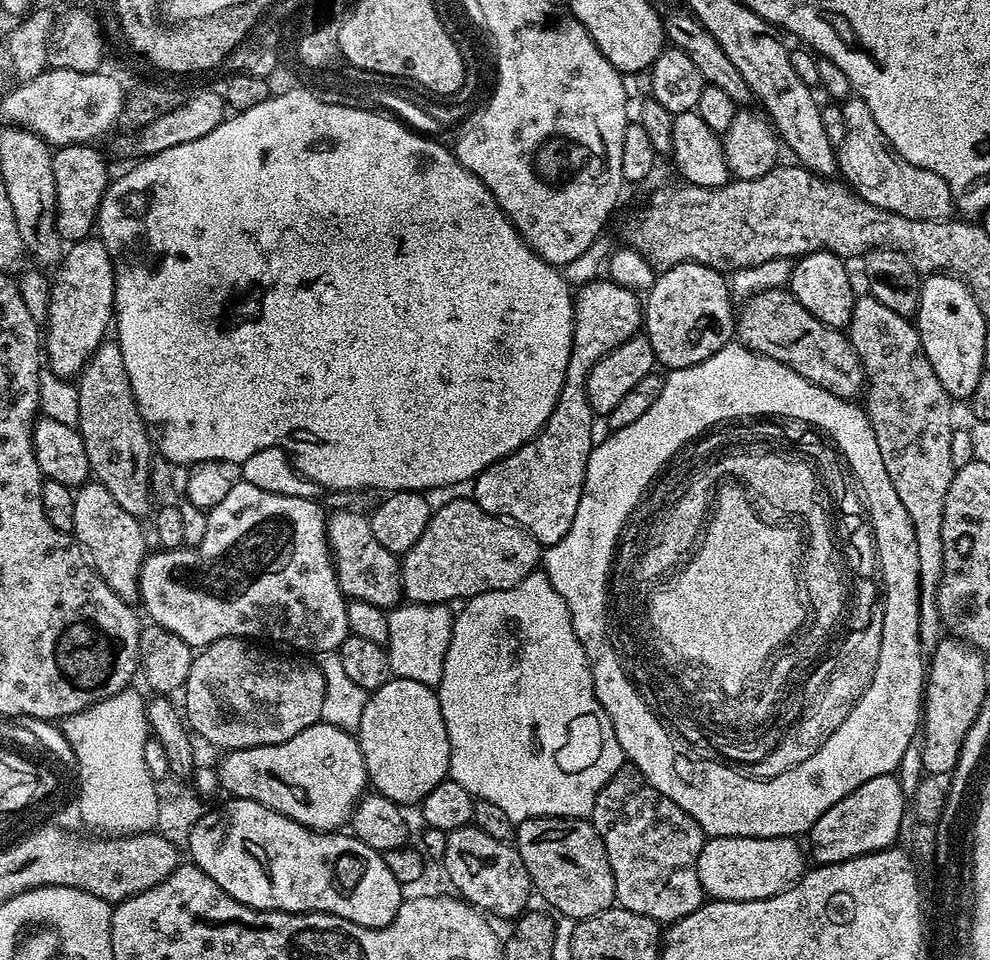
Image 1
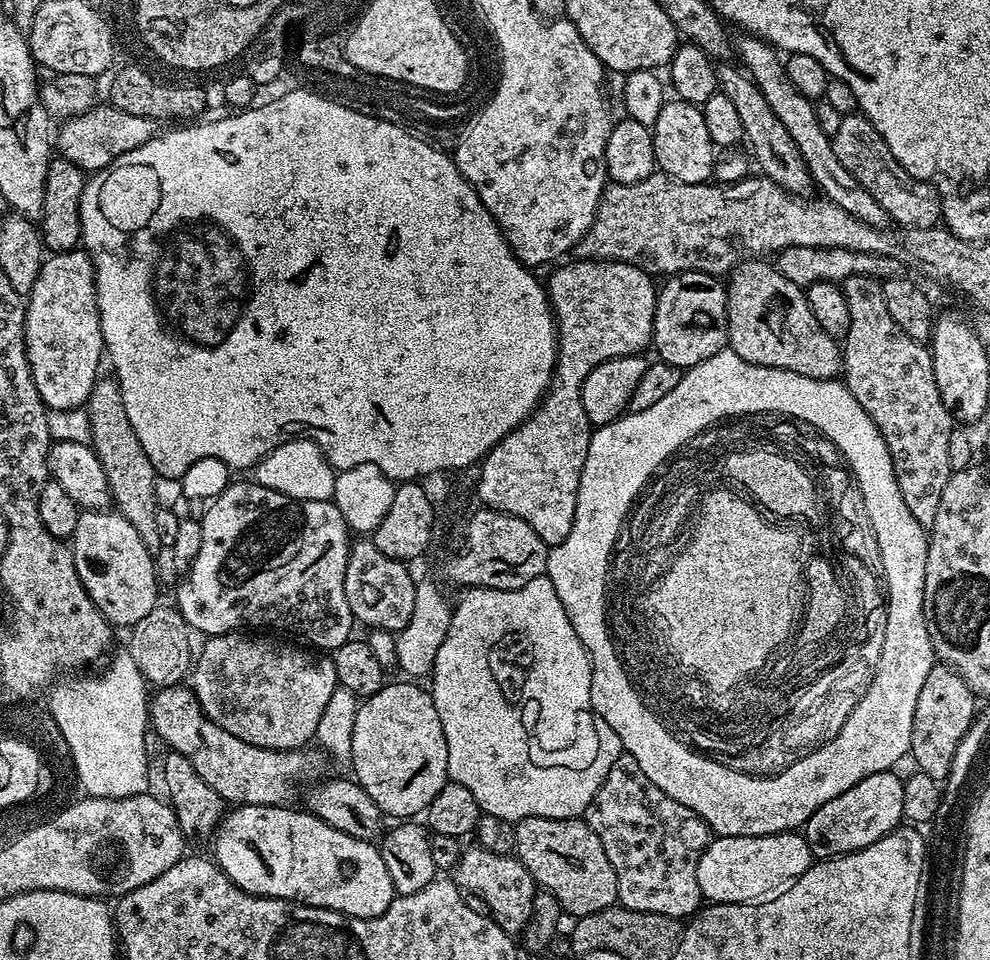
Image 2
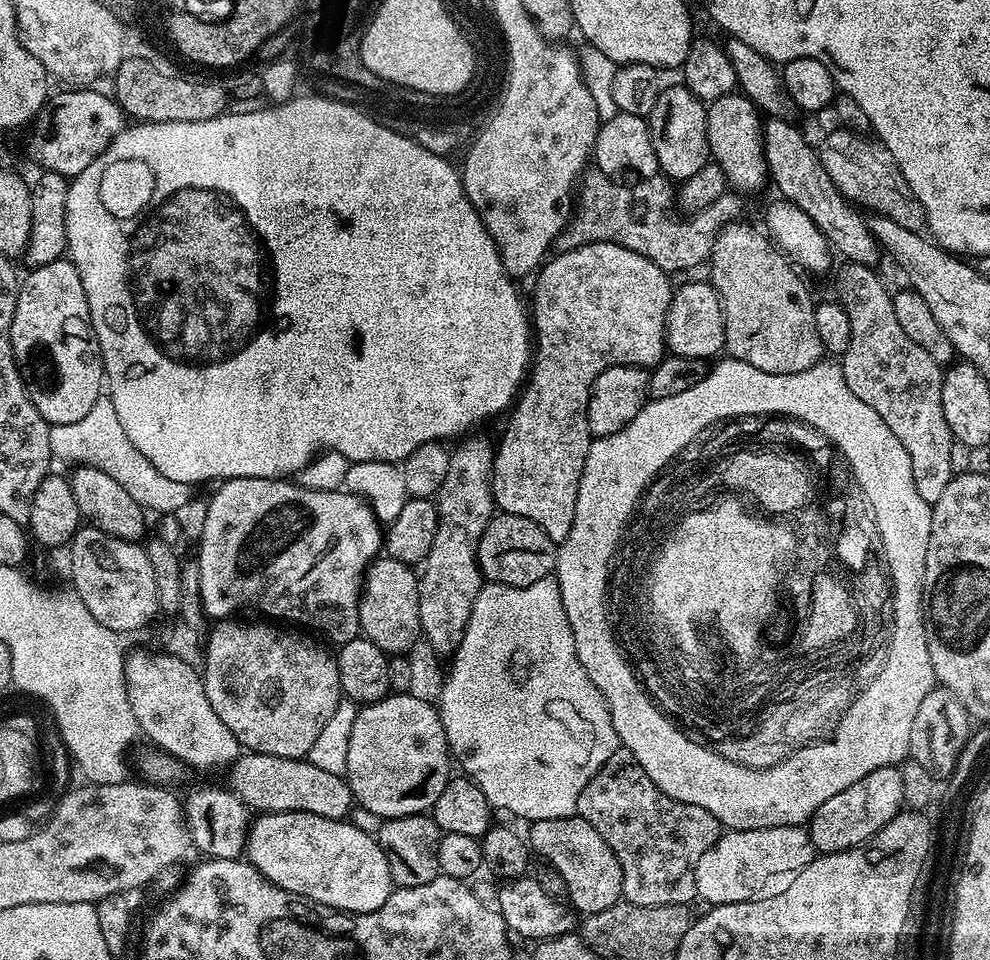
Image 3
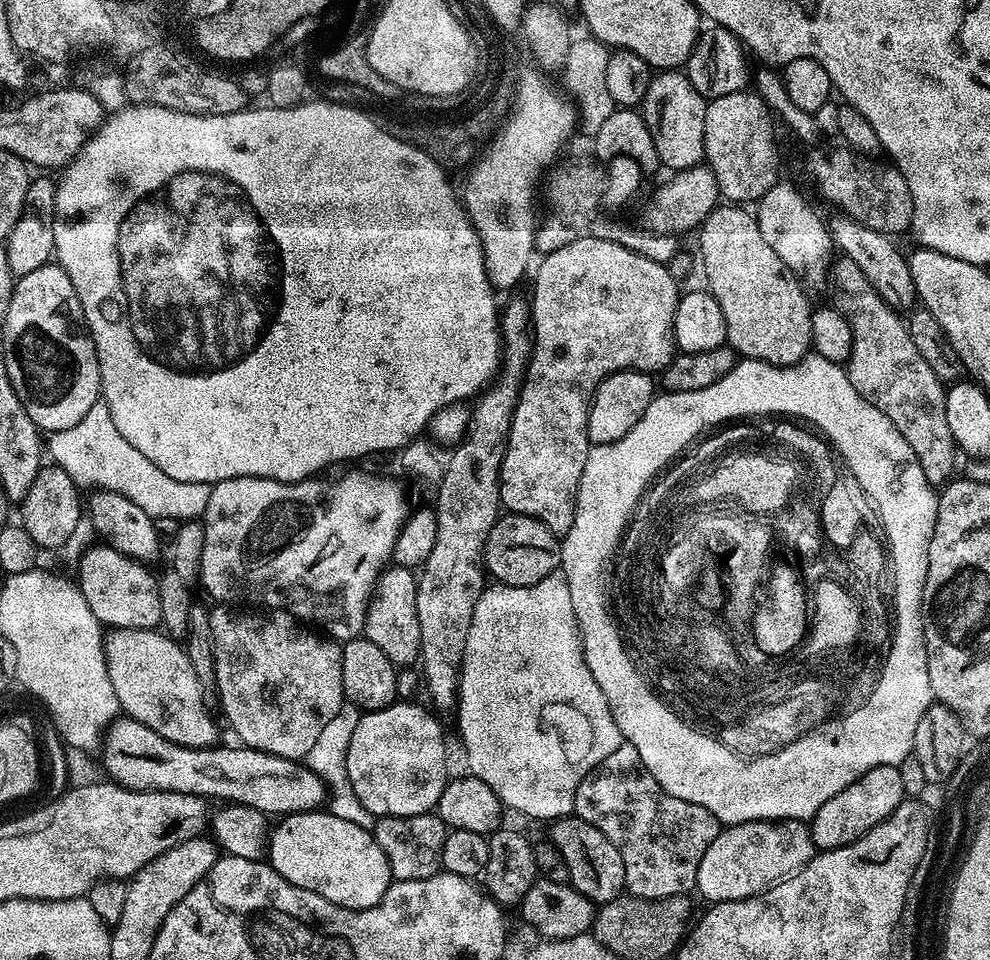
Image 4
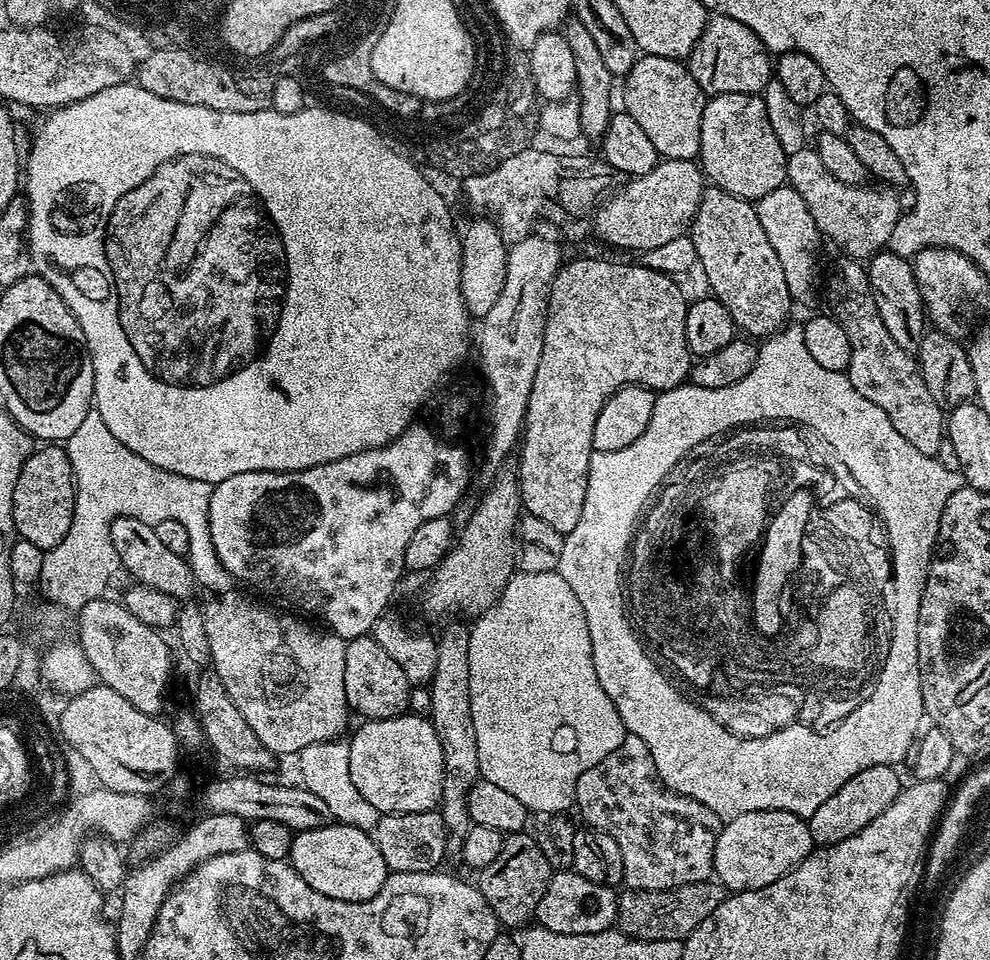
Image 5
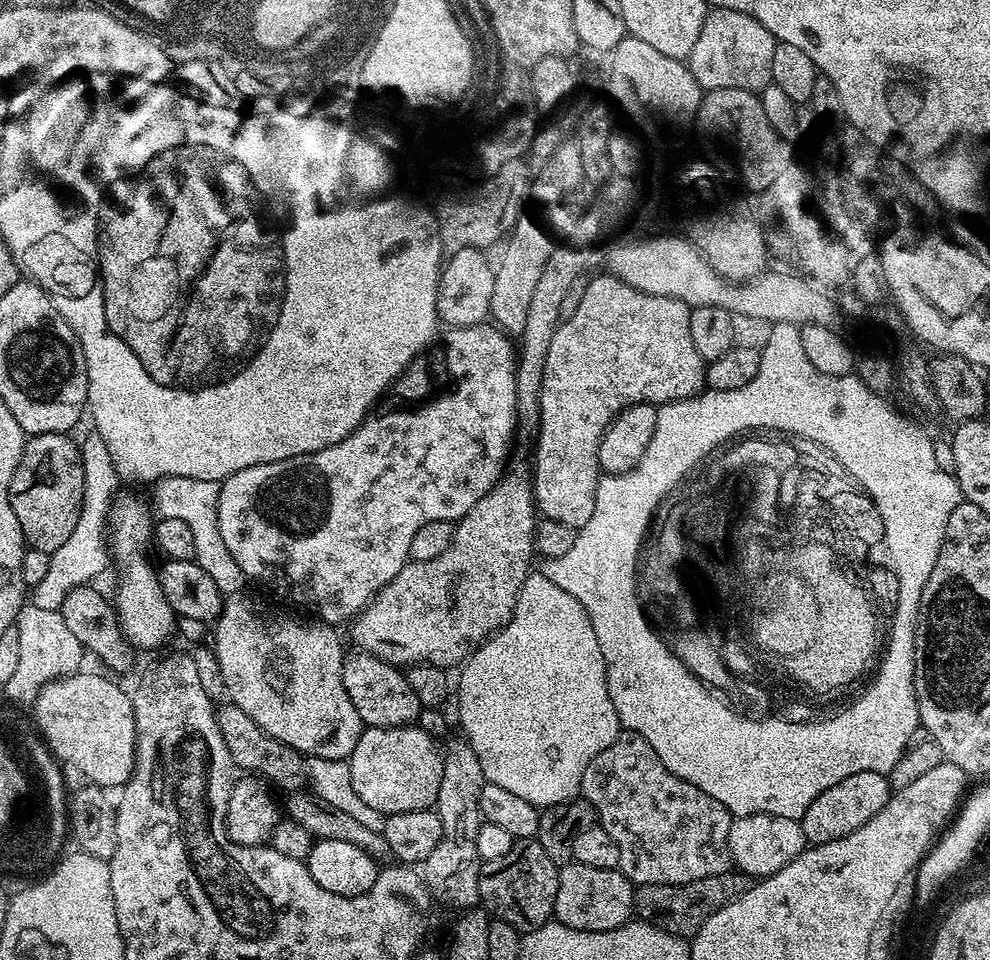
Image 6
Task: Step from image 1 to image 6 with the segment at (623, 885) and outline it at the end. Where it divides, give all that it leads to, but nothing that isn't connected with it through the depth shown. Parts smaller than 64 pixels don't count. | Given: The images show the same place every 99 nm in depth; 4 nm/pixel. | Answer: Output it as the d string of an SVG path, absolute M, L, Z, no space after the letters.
M621 731L617 740L610 742L610 746L606 746L606 750L602 750L602 754L598 754L593 758L590 766L586 766L586 774L582 774L580 796L596 807L596 819L599 827L604 828L606 834L610 834L610 838L614 838L614 846L618 846L618 854L620 855L619 871L623 872L624 877L631 880L633 885L685 884L686 882L694 882L698 878L710 878L710 874L722 874L733 867L730 846L728 845L730 826L734 819L732 813L728 811L726 806L722 806L722 802L718 802L698 786L694 786L690 781L675 776L661 762L658 754L654 754L654 746L650 746L650 742L646 742L646 738L642 738L637 732Z

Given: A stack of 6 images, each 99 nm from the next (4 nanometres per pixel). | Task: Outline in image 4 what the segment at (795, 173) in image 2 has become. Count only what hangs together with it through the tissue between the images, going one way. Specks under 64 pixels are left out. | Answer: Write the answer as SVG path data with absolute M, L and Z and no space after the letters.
M836 214L833 220L827 221L827 226L832 235L833 245L843 255L849 256L856 265L862 269L862 274L870 278L874 290L883 298L890 307L897 310L911 309L917 303L916 283L910 274L908 256L900 253L900 248L895 244L891 235L870 230L865 224L853 220L851 215Z

